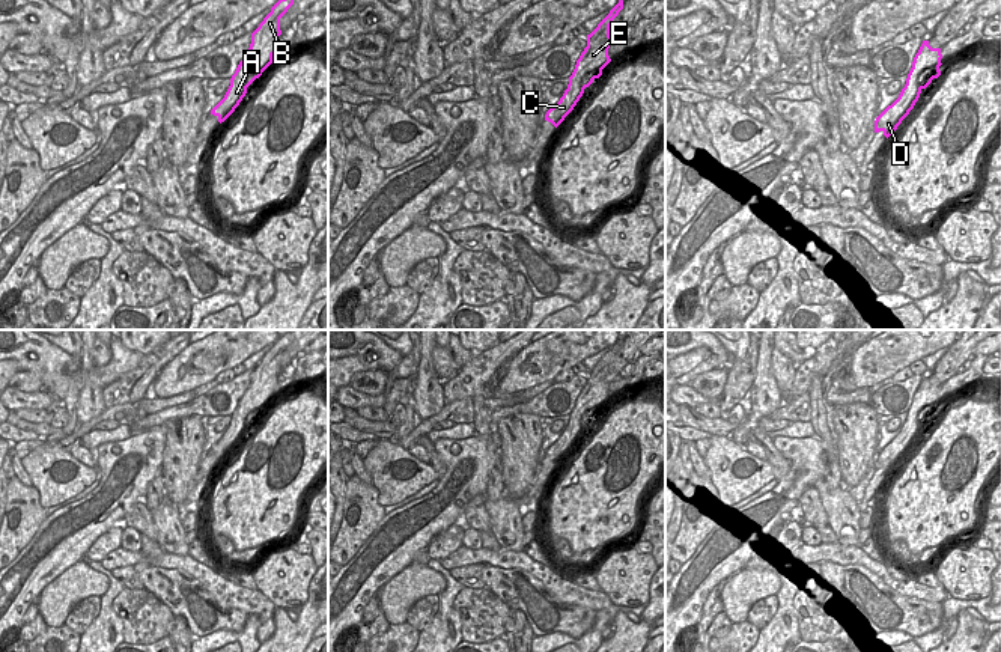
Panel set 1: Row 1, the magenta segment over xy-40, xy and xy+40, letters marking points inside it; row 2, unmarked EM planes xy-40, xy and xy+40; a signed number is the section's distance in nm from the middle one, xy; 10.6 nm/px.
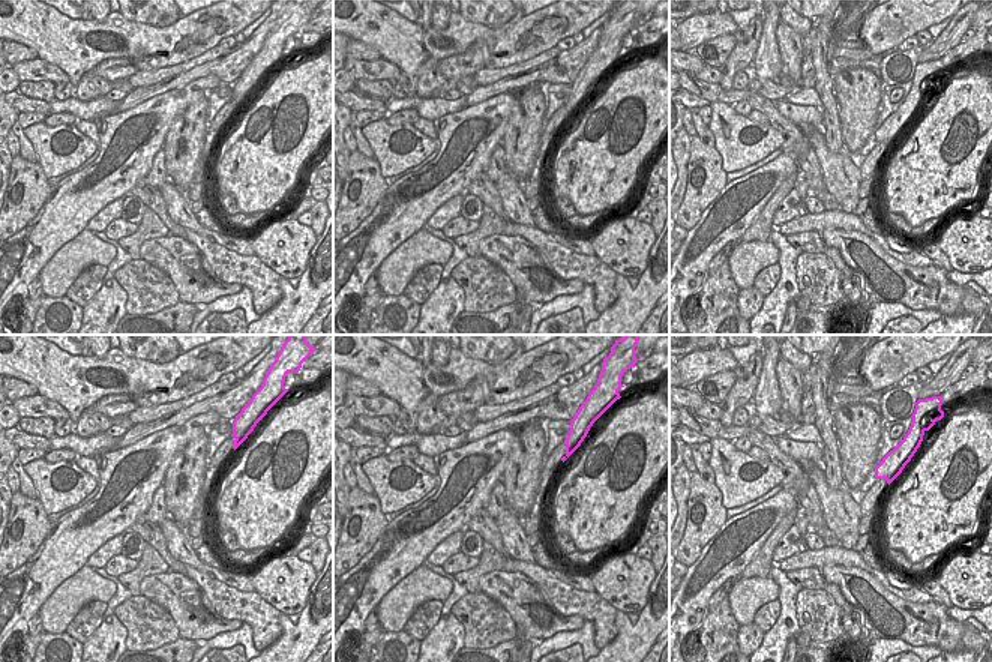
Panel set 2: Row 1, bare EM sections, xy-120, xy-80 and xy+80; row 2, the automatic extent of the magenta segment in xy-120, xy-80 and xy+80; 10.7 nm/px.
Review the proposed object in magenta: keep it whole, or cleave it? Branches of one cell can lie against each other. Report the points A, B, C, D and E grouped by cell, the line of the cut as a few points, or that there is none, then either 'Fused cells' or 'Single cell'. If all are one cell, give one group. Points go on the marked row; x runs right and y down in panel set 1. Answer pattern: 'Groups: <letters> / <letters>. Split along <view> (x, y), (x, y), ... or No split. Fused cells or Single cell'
Groups: A B C D E. No split. Single cell

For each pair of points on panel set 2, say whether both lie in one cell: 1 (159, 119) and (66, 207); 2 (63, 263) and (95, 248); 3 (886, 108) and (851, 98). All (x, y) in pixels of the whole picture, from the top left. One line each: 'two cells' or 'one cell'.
1: one cell
2: one cell
3: two cells

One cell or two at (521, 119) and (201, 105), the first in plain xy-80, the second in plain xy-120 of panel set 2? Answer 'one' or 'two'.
one

